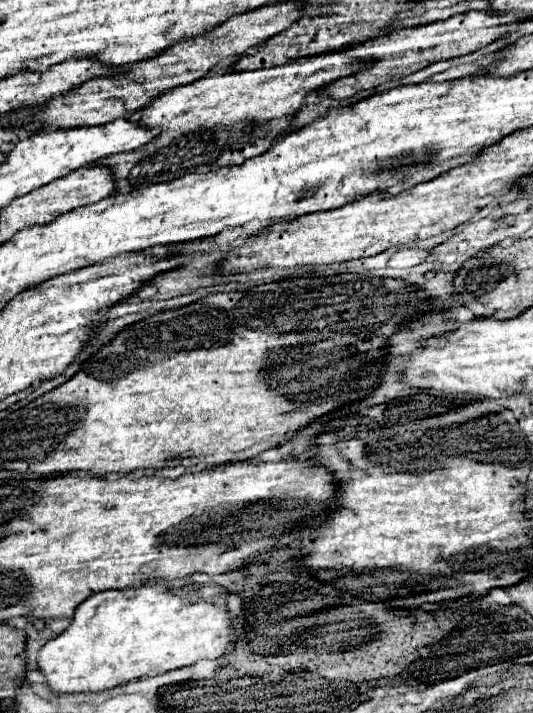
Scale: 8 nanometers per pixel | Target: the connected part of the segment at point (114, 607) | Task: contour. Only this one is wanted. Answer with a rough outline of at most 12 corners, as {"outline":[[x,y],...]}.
{"outline":[[162,583],[88,597],[38,653],[54,693],[218,659],[228,593]]}

